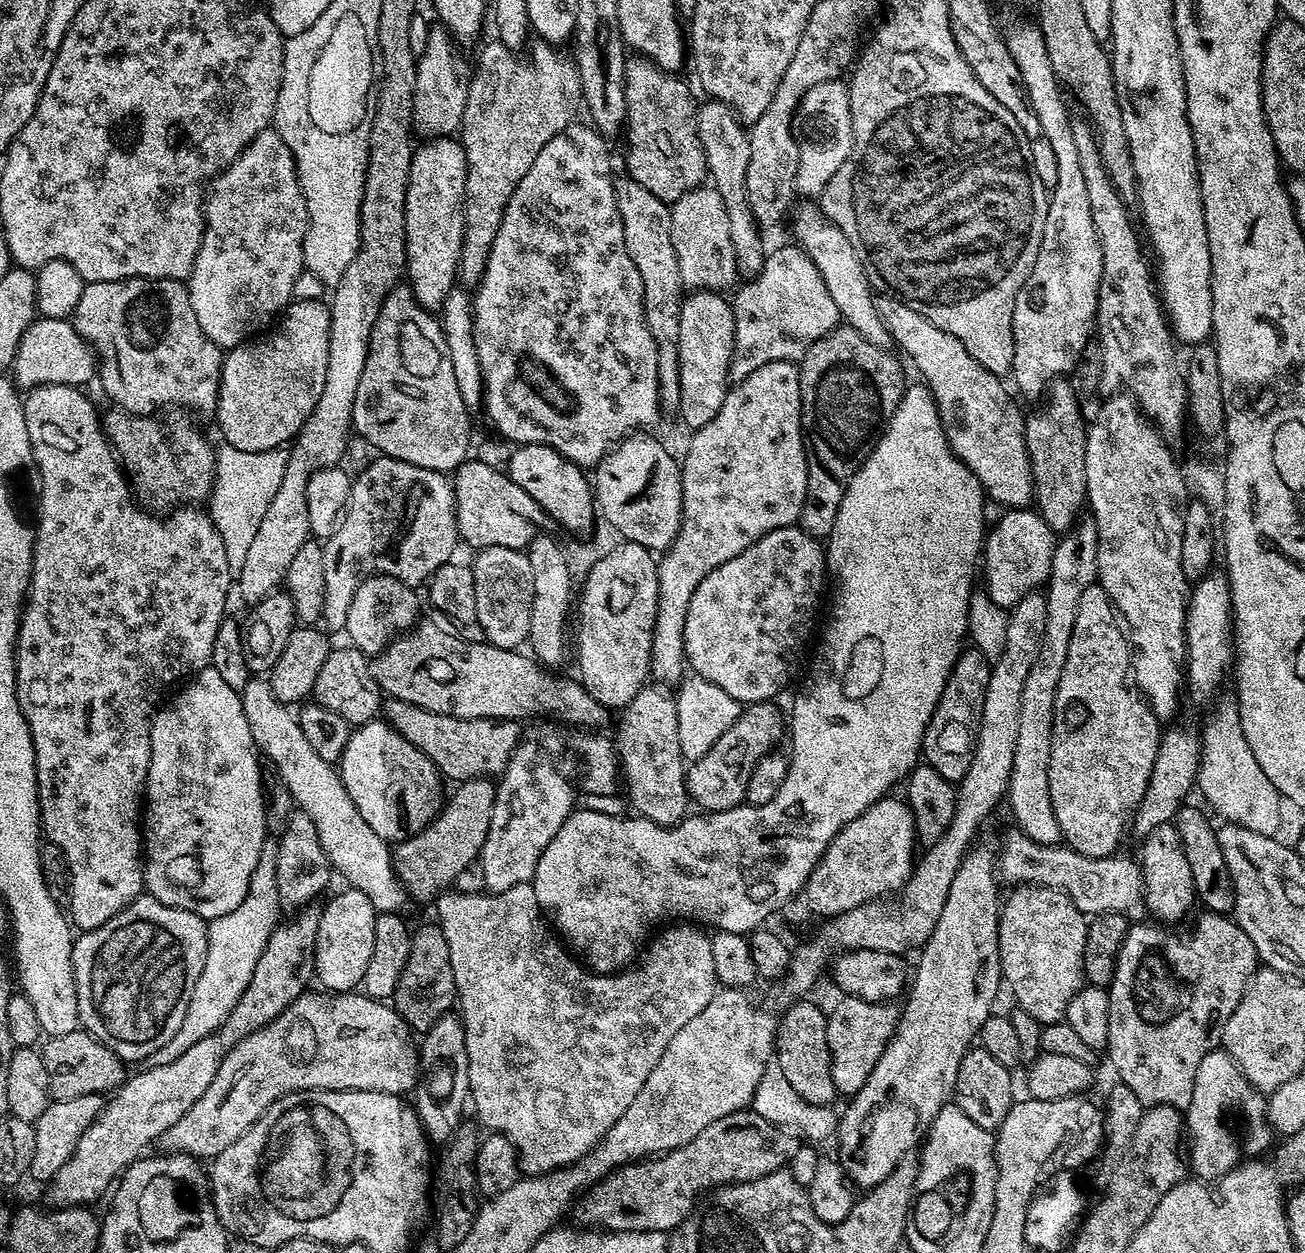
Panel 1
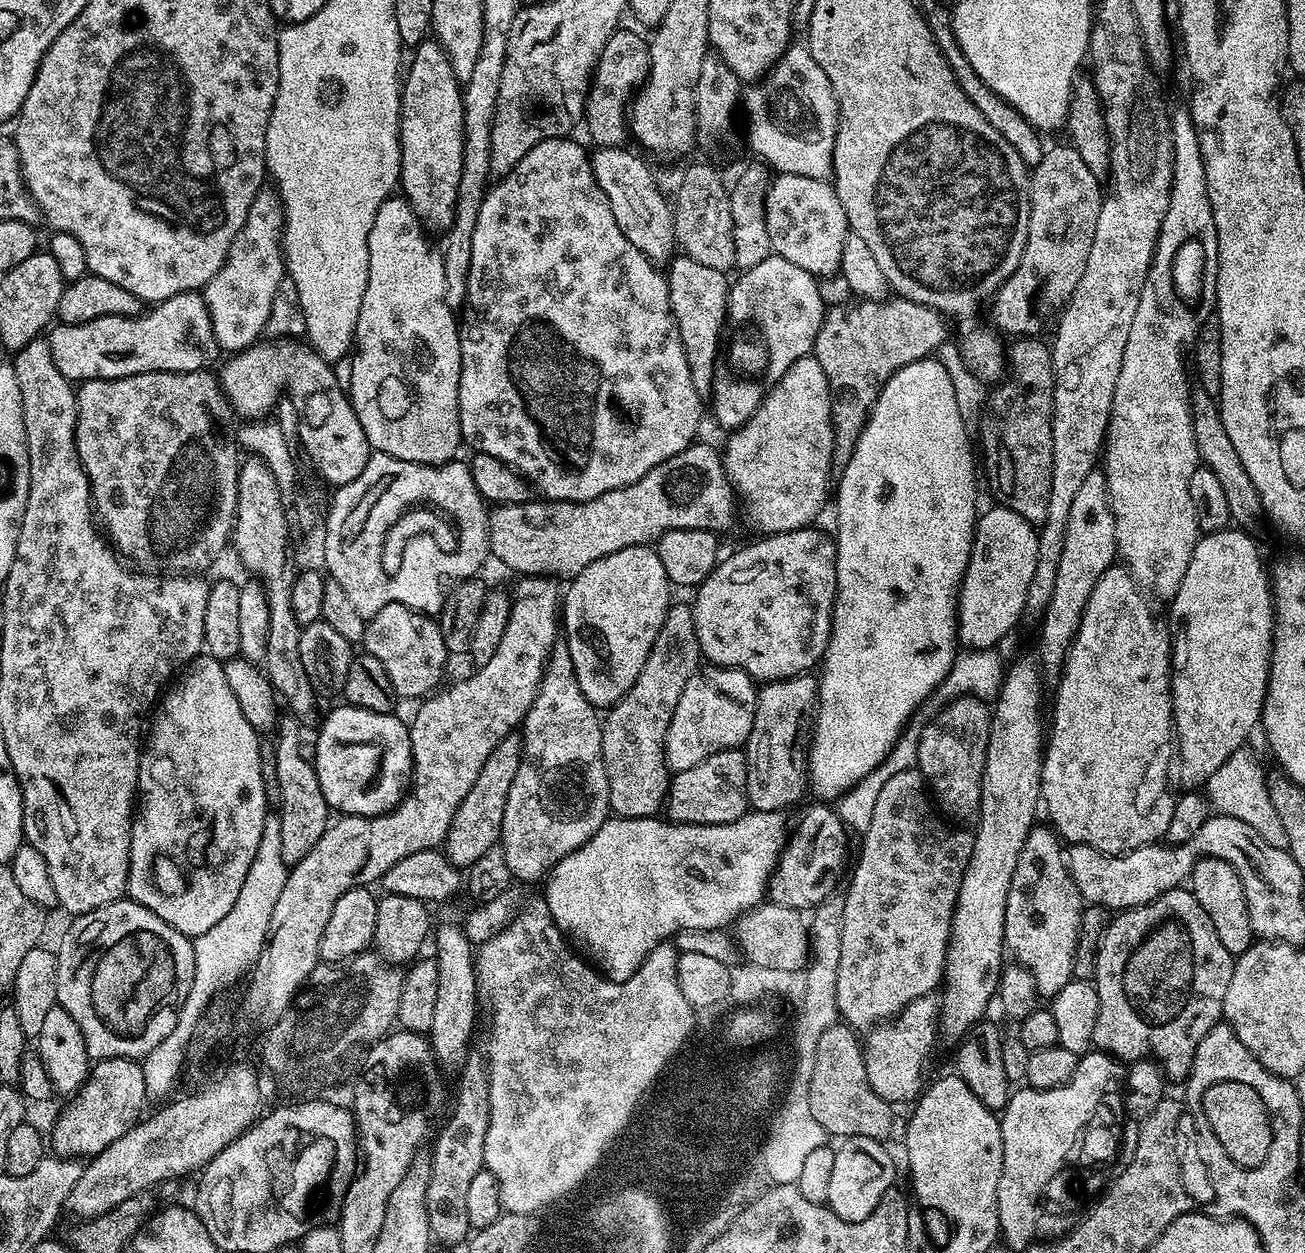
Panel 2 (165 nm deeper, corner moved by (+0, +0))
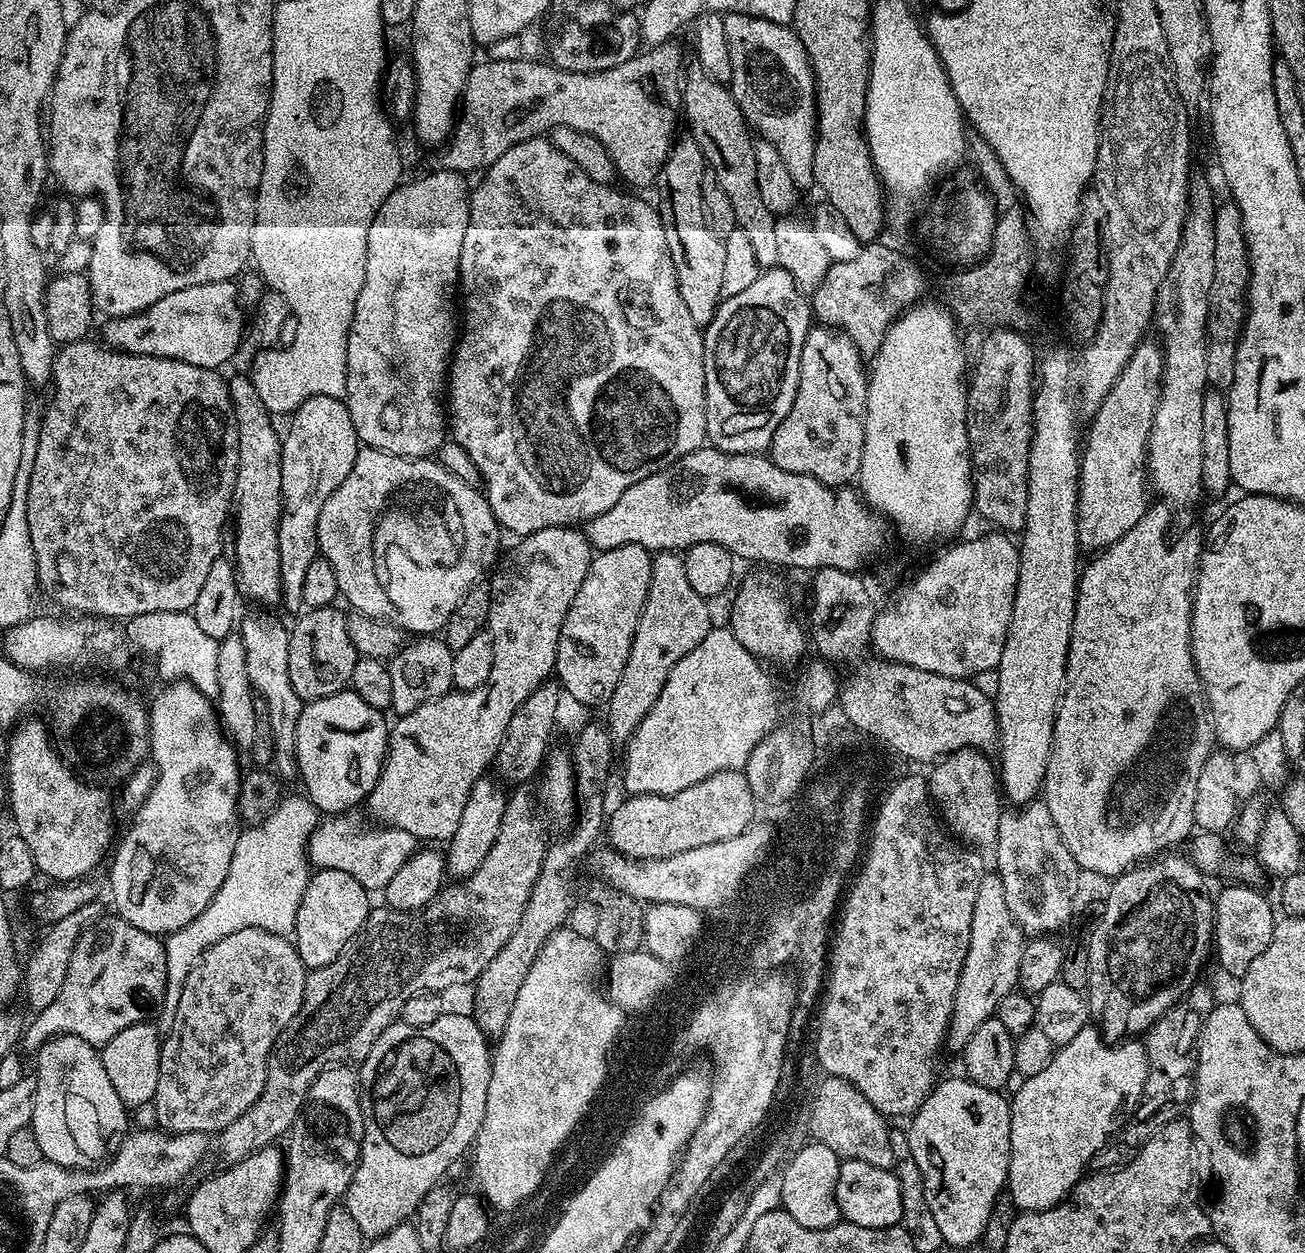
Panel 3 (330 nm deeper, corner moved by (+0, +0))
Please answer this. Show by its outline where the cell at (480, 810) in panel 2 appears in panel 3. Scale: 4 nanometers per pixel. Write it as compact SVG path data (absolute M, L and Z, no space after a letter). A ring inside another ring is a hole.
M545 682L514 710L514 718L510 718L510 726L506 726L504 741L500 747L498 765L499 779L505 785L524 786L528 779L535 777L543 769L545 759L550 751L548 743L552 740L552 731L556 728L556 711L560 708L562 689L559 683ZM504 780L505 781L504 781ZM508 783L508 784L507 784Z

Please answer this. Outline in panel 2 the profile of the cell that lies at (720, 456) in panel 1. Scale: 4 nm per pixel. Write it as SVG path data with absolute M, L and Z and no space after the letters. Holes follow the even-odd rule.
M809 354L806 356L803 356L802 358L798 358L798 362L794 362L794 366L790 366L790 370L786 370L786 374L782 374L782 378L779 380L779 382L770 389L766 395L764 395L764 401L761 402L761 404L758 406L758 410L755 412L754 415L752 415L751 418L747 420L747 422L744 423L744 425L741 428L735 429L731 433L732 436L728 440L728 445L725 446L725 448L722 448L722 459L724 461L724 472L728 476L728 480L732 483L732 491L736 493L738 497L738 504L739 507L742 509L742 516L744 519L744 516L746 519L749 520L750 523L753 524L754 527L757 528L757 533L760 534L771 534L773 532L789 532L790 530L798 530L799 528L807 528L809 525L813 523L812 520L815 518L816 515L819 514L820 511L824 508L824 503L829 503L830 500L830 484L828 488L828 479L832 476L832 471L834 471L834 465L832 463L832 447L834 446L834 434L832 433L832 399L830 398L830 388L828 386L828 383L826 382L826 374L822 371L822 366L818 366L818 362L816 361L815 355Z

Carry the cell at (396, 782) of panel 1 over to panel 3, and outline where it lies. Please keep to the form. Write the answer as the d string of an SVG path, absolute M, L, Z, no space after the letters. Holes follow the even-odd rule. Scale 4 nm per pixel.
M351 690L330 694L305 703L298 718L298 738L296 739L296 767L299 779L304 779L303 791L322 814L344 814L355 804L363 805L374 790L384 768L388 755L389 721L384 721L385 713L374 706L366 706L362 698Z

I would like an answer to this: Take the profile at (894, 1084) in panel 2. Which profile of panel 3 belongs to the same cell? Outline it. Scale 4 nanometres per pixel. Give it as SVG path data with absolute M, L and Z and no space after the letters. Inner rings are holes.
M985 874L978 882L978 898L974 898L974 918L970 922L968 949L962 962L962 974L958 978L956 1003L952 1006L952 1018L948 1021L946 1037L947 1051L963 1053L970 1034L982 1026L982 1022L993 1019L996 1007L1019 985L1018 962L1022 962L1022 950L1026 943L1016 920L1006 906L1006 894L1002 882L995 874Z

